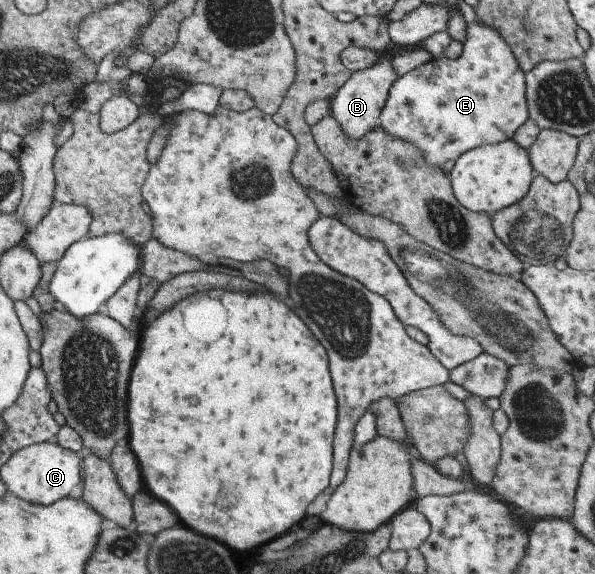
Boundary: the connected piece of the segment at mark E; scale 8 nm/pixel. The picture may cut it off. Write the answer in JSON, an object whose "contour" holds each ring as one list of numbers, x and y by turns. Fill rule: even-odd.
{"contour":[[480,22,465,27,464,40,458,58,432,58,425,64,396,79,383,108,381,127,393,137,417,146,424,160,433,167,448,159,456,160,463,152,483,144,496,144,512,138,514,131,529,117,525,97,525,74,518,66,509,46,500,33]]}

